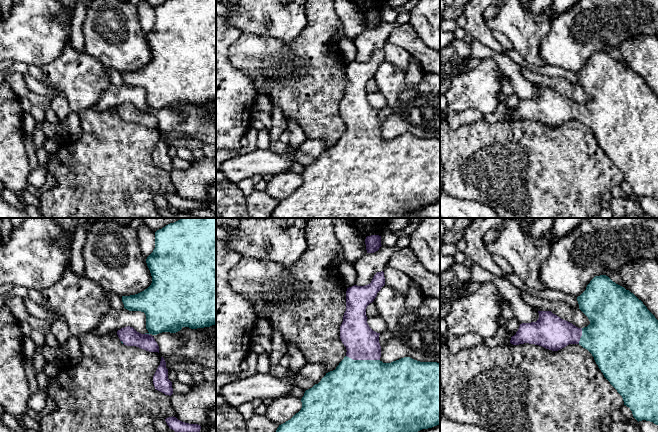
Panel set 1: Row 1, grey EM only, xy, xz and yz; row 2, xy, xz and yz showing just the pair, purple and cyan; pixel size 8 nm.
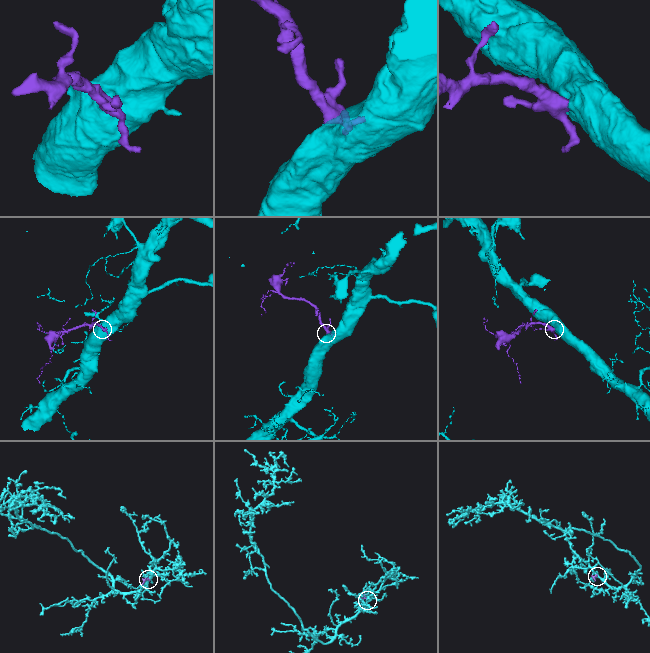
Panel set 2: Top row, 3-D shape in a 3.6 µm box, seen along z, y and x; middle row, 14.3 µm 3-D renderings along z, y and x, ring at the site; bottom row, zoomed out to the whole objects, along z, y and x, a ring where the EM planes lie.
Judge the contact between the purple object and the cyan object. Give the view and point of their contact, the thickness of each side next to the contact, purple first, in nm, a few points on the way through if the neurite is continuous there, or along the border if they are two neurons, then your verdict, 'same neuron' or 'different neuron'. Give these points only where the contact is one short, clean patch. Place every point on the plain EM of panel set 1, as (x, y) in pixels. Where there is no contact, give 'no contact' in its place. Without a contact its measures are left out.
xz (363, 135) | 280/500 nm | across xz (362, 119), (363, 135), (360, 166) | same neuron

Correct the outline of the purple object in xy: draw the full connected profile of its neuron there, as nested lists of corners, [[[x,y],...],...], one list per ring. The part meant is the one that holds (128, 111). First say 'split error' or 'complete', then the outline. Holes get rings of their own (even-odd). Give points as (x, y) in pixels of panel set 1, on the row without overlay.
split error; [[[168,0],[157,6],[155,24],[146,39],[152,52],[151,61],[138,70],[122,72],[122,78],[129,87],[145,89],[148,108],[141,110],[130,102],[121,104],[117,111],[122,120],[159,129],[154,111],[162,108],[176,109],[183,103],[197,105],[216,101],[216,0]]]

